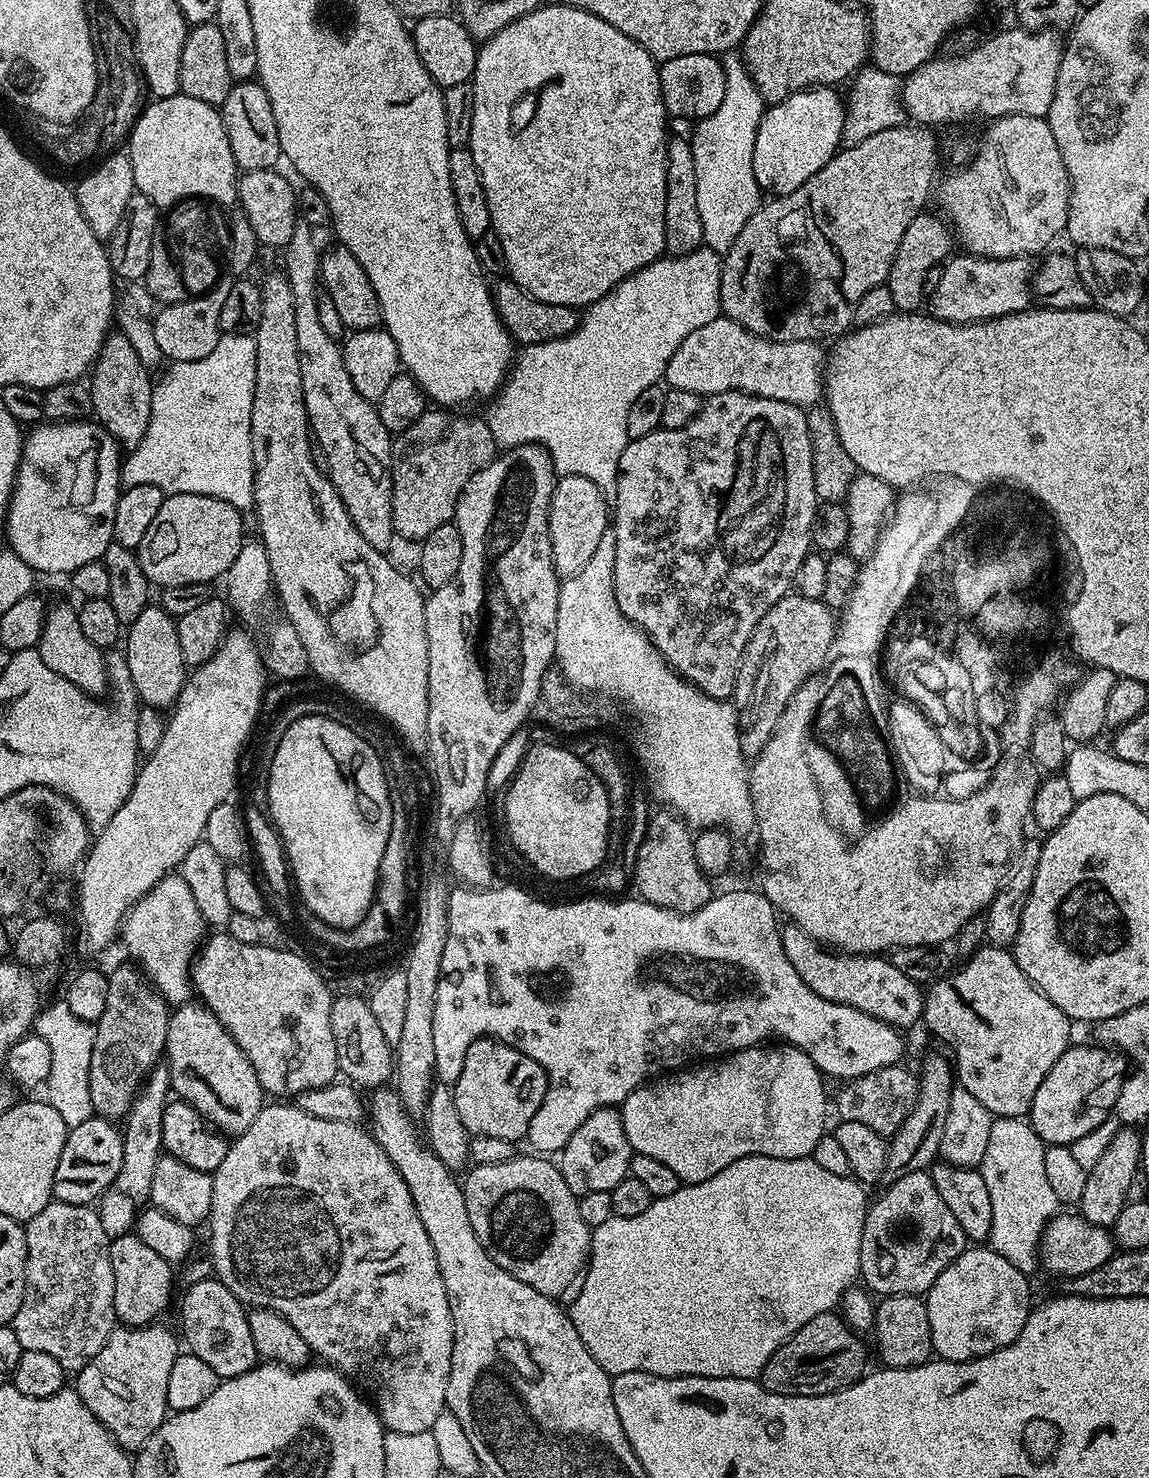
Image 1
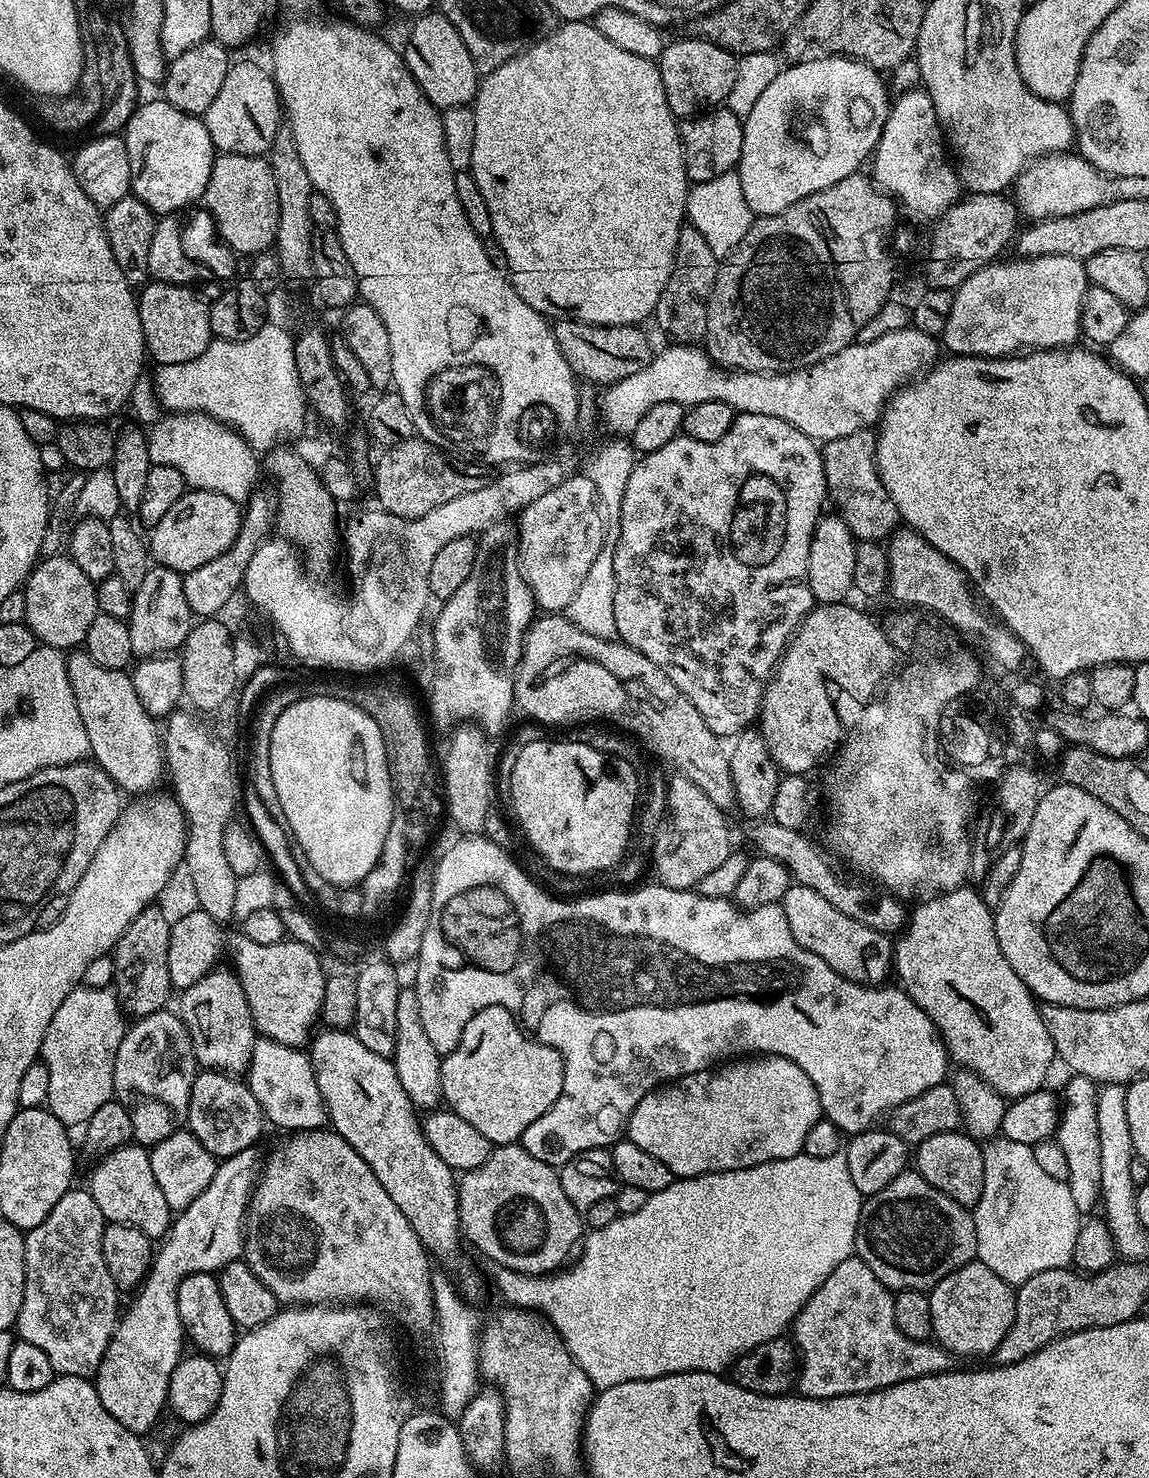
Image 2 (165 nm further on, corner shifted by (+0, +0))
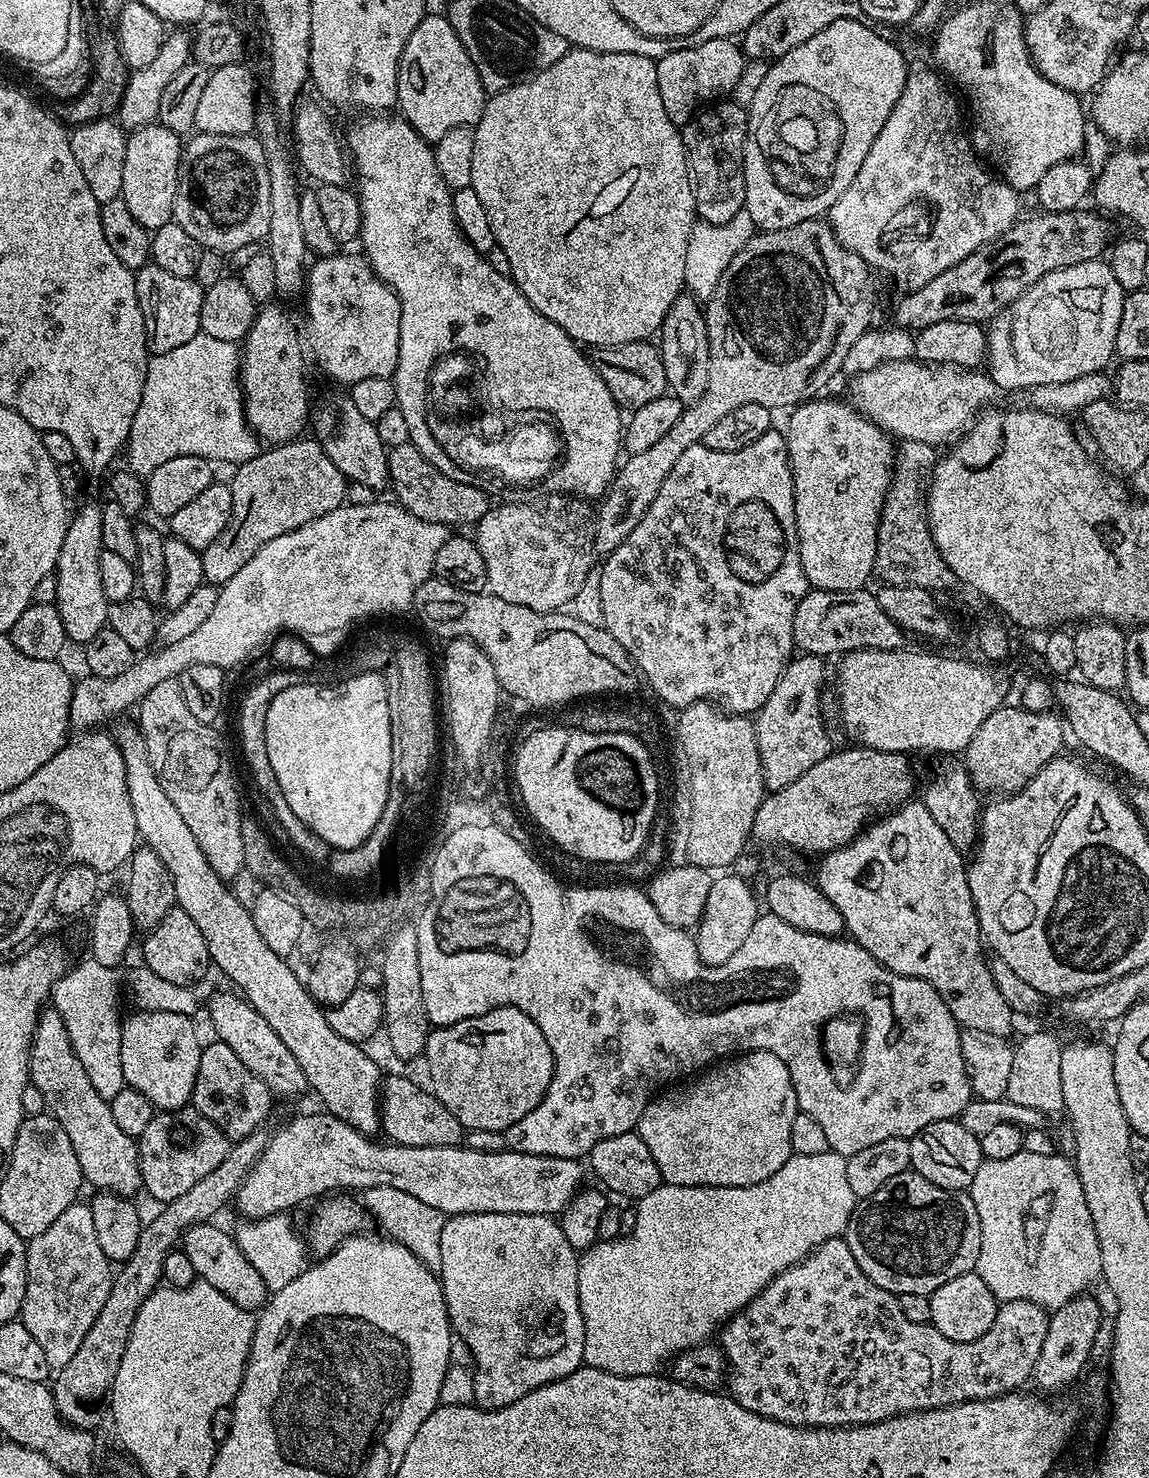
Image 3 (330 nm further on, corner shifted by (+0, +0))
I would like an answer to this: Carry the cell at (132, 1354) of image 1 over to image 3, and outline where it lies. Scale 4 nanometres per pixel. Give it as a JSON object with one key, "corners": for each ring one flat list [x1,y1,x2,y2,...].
{"corners":[[319,1110,320,1112,312,1112,309,1116,296,1116,289,1124,284,1124,275,1133,271,1133,264,1153,256,1160,249,1172,244,1175,244,1179,239,1188,236,1190,234,1197,234,1205,238,1211,248,1220,261,1220,267,1216,278,1216,281,1214,291,1213,291,1208,296,1208,299,1204,315,1201,317,1198,323,1198,329,1194,339,1193,341,1190,352,1190,348,1188,357,1188,363,1190,373,1188,374,1186,394,1186,394,1190,402,1190,412,1197,426,1202,426,1206,434,1206,434,1210,444,1213,445,1217,461,1216,462,1214,482,1214,483,1212,505,1212,506,1214,538,1214,539,1216,555,1217,563,1212,565,1206,576,1197,582,1185,585,1183,584,1172,586,1176,586,1168,580,1160,571,1160,570,1158,554,1158,553,1156,539,1156,538,1154,522,1154,521,1152,513,1152,505,1150,502,1152,483,1152,477,1148,469,1148,467,1146,402,1146,391,1142,383,1142,384,1144,375,1144,371,1135,362,1133,354,1126,350,1126,346,1122,342,1122,342,1118,332,1115,327,1110]]}

